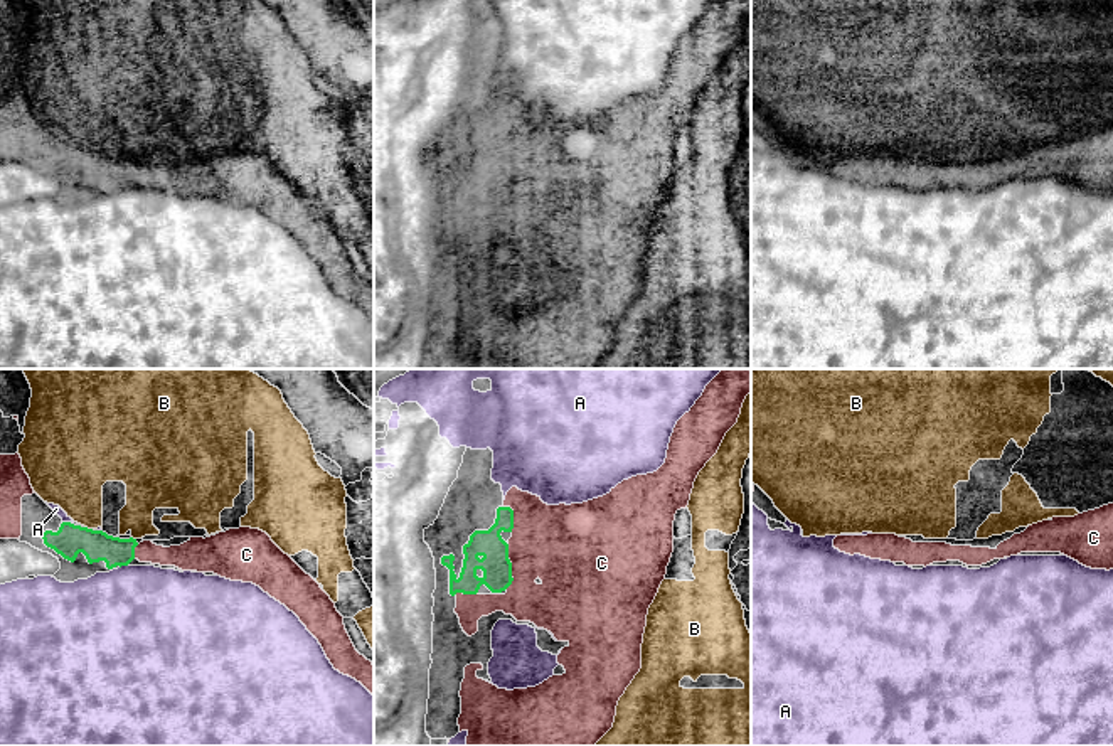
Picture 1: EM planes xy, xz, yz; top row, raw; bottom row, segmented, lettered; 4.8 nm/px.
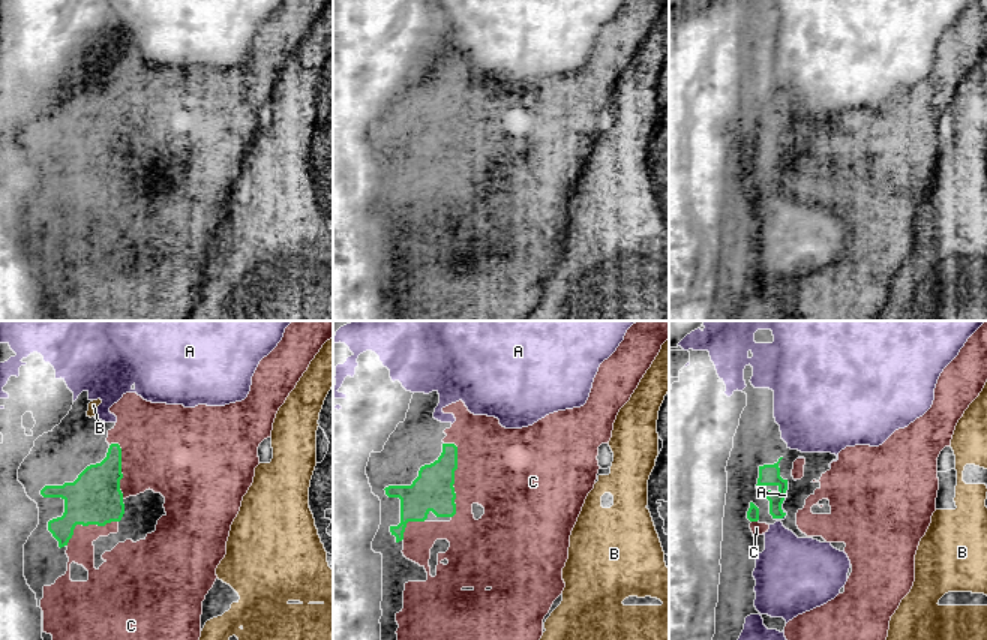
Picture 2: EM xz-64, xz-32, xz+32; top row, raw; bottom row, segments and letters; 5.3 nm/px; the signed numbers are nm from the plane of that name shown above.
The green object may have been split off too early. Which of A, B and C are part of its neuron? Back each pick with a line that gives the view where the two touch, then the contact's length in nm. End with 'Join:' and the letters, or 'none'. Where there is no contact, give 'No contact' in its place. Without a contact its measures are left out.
C: Touches green in xz. Shared border 220 nm
Join: C

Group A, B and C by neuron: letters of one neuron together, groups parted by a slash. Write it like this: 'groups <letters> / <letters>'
groups A / B / C

